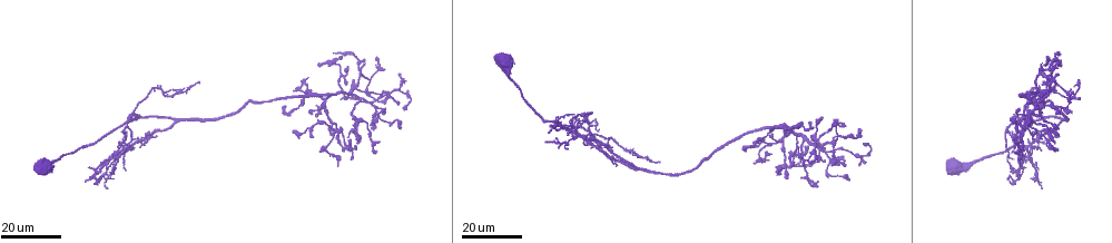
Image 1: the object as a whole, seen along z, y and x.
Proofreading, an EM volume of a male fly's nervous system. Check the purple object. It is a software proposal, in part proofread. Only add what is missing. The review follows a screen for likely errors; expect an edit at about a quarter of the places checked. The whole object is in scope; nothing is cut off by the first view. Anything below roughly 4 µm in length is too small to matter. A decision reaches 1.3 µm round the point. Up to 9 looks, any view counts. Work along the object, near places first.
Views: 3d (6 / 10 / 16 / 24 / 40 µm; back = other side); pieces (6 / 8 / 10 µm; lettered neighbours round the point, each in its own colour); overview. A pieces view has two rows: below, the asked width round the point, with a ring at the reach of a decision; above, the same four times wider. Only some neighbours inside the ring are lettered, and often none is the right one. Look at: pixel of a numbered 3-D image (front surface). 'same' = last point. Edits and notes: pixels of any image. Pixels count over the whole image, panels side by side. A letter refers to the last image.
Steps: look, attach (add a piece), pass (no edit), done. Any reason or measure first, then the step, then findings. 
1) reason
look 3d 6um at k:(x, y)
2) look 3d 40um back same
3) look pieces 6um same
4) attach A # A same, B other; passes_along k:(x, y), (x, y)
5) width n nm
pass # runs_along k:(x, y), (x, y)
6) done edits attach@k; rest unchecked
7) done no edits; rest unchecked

thin end
look 3d 16um at 1:(1039, 63)

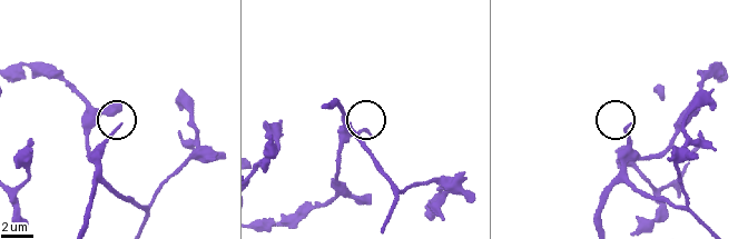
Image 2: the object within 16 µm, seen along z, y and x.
look pieces 6um at 2:(366, 133)

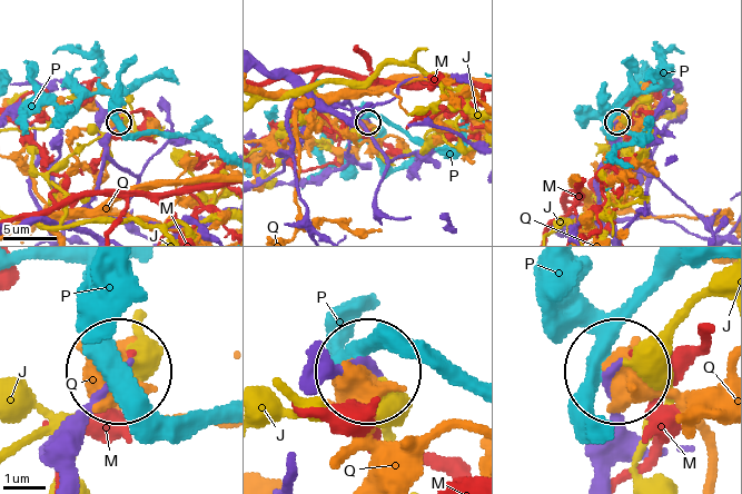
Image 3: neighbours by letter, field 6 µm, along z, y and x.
pass # J other, M other, P other, Q other; runs_along 3:(594, 472), (615, 379); no lettered piece goes on from it

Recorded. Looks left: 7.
free end
look 3d 24um at 1:(823, 159)

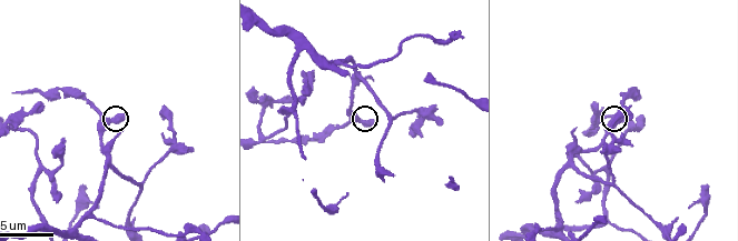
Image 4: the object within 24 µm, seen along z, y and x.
look 3d 6um at 4:(372, 123)

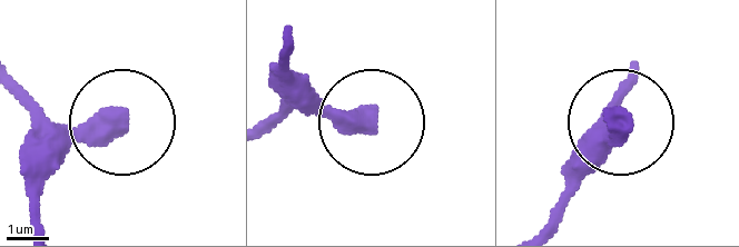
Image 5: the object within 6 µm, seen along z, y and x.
look pieces 10um at 5:(616, 113)

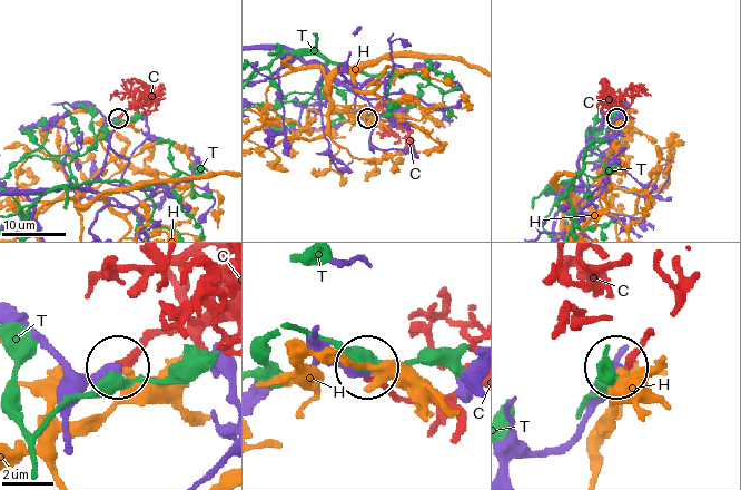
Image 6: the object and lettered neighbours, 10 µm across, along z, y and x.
pass # C other, H other, T other; runs_along 6:(72, 450), (70, 408), (117, 371); no lettered piece goes on from it

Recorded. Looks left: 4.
free end
look 3d 24um at 1:(548, 132)

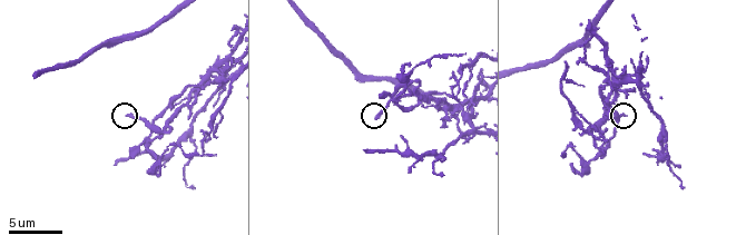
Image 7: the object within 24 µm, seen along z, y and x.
look pieces 10um at 7:(125, 115)

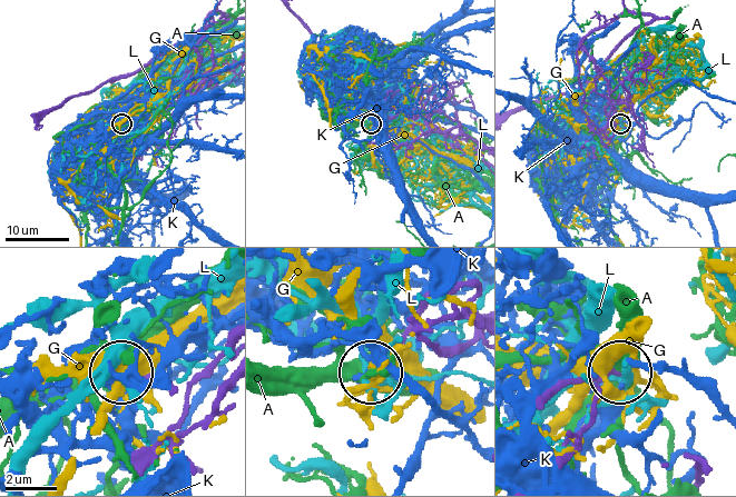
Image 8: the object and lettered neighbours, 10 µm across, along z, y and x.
pass # A other, G other, K other, L other; runs_along 8:(555, 393), (616, 371); none of them fits

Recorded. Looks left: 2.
look pieces 6um at 7:(657, 165)

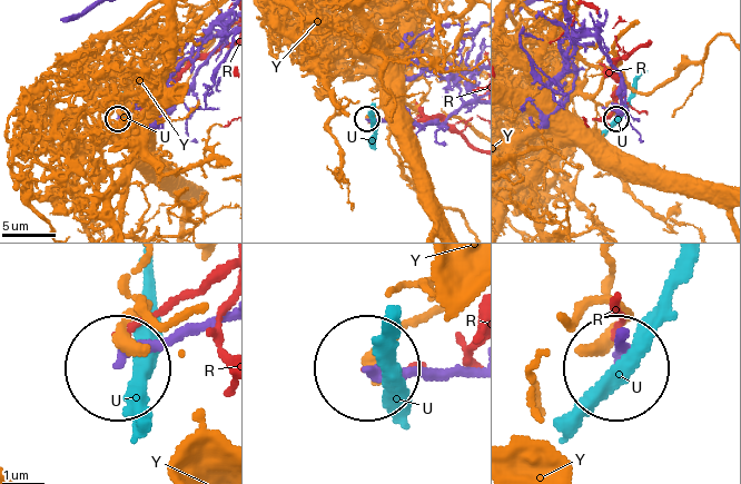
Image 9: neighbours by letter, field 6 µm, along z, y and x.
width 230 nm
pass # R other, U other, Y other; runs_along 9:(471, 377), (367, 369); no lettered piece goes on from it

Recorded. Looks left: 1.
done no edits; rest unchecked

